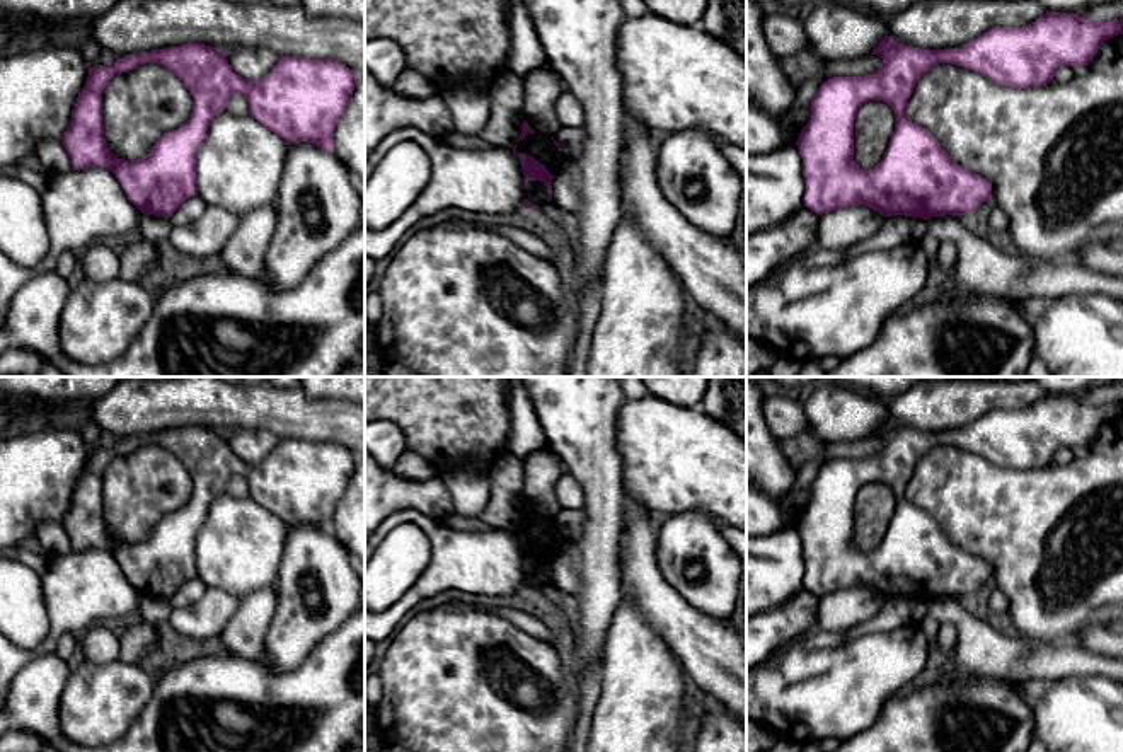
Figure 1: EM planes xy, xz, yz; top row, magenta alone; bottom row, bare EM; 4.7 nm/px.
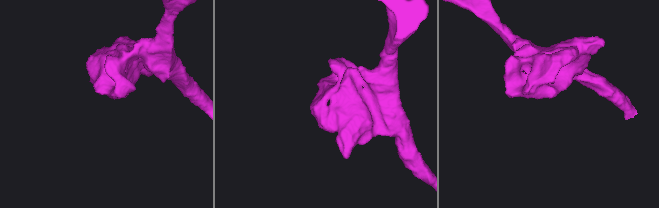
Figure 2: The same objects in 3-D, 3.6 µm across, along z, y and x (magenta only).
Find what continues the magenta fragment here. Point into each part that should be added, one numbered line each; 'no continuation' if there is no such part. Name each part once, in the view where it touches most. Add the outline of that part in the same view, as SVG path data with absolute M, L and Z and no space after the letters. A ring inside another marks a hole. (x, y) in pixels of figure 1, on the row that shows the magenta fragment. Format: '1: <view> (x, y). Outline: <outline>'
no continuation

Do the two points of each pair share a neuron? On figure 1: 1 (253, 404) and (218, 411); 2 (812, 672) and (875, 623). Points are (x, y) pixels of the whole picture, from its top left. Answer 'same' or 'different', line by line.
1: same
2: different

